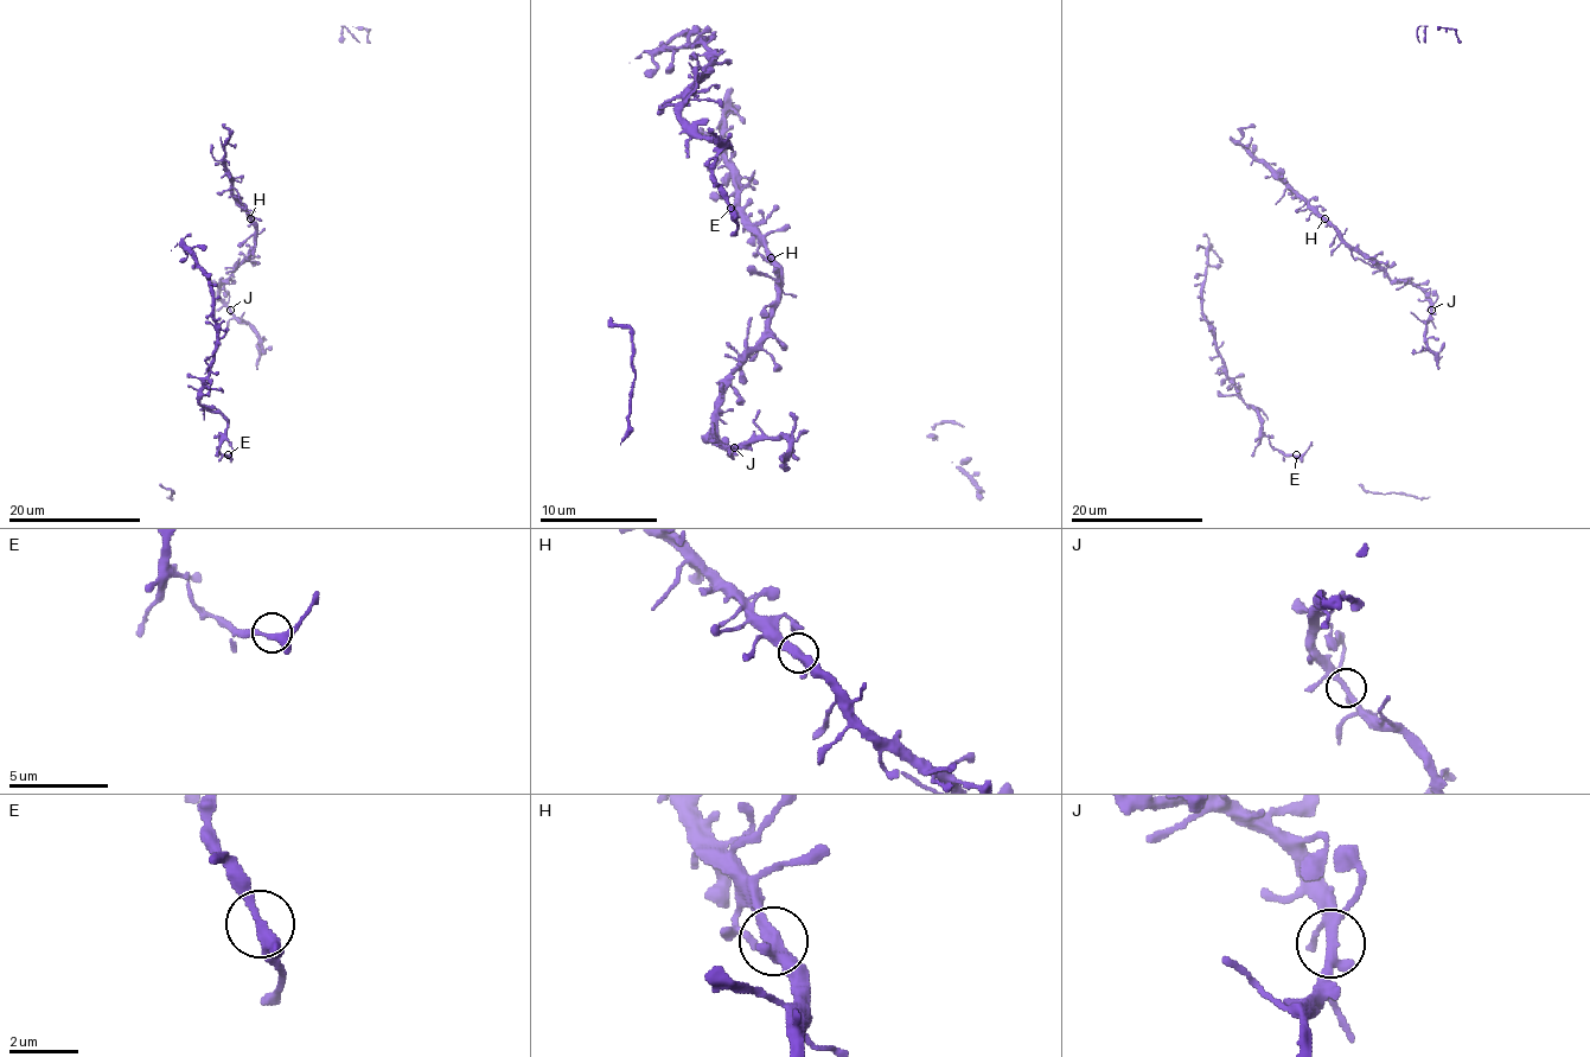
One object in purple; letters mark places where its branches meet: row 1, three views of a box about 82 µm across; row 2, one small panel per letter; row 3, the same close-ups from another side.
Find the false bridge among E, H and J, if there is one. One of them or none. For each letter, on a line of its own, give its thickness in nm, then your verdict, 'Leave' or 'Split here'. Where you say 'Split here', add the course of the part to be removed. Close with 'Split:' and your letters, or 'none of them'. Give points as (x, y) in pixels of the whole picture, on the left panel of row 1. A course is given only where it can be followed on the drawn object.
E: Thickness 280 nm. Leave
H: Thickness 340 nm. Leave
J: Thickness 260 nm. Leave
Split: none of them

